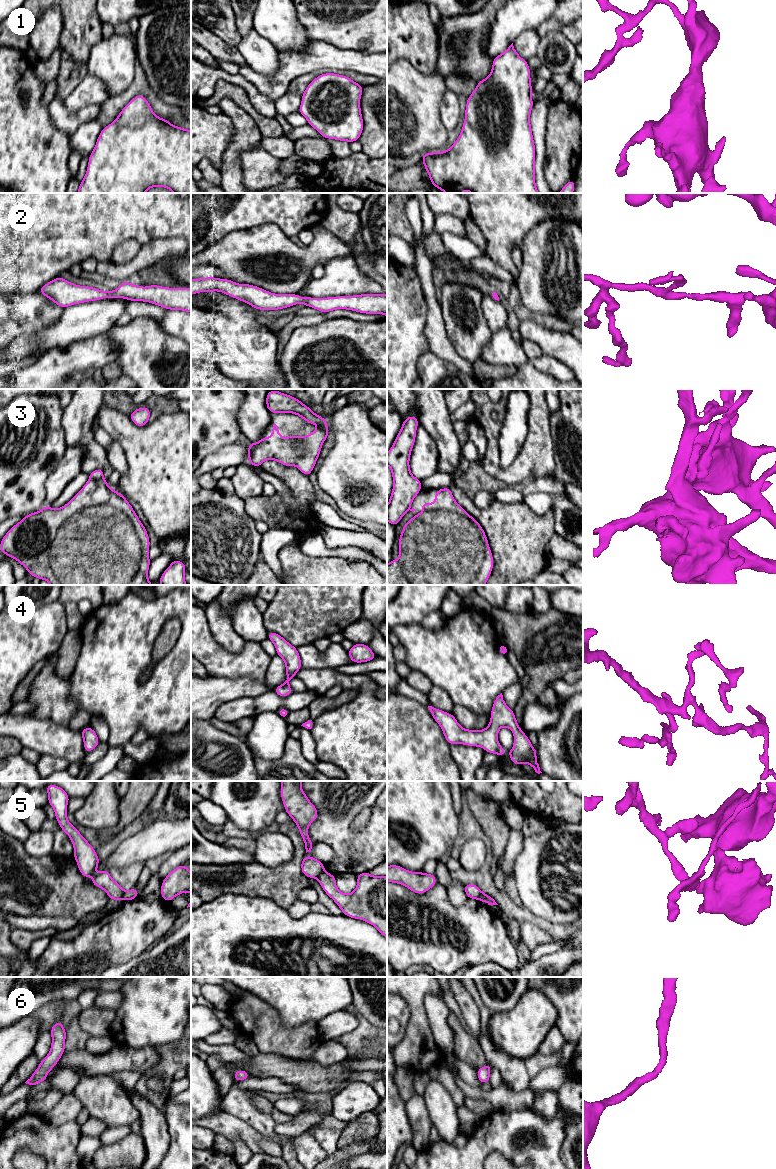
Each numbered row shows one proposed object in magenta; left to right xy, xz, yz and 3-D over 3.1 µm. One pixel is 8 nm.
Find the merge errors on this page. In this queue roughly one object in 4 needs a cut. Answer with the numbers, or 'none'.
5

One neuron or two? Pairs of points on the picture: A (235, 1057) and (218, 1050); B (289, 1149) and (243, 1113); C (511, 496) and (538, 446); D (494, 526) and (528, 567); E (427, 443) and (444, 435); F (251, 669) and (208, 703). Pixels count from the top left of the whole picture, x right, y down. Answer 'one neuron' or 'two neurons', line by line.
A: one neuron
B: one neuron
C: two neurons
D: one neuron
E: two neurons
F: two neurons

